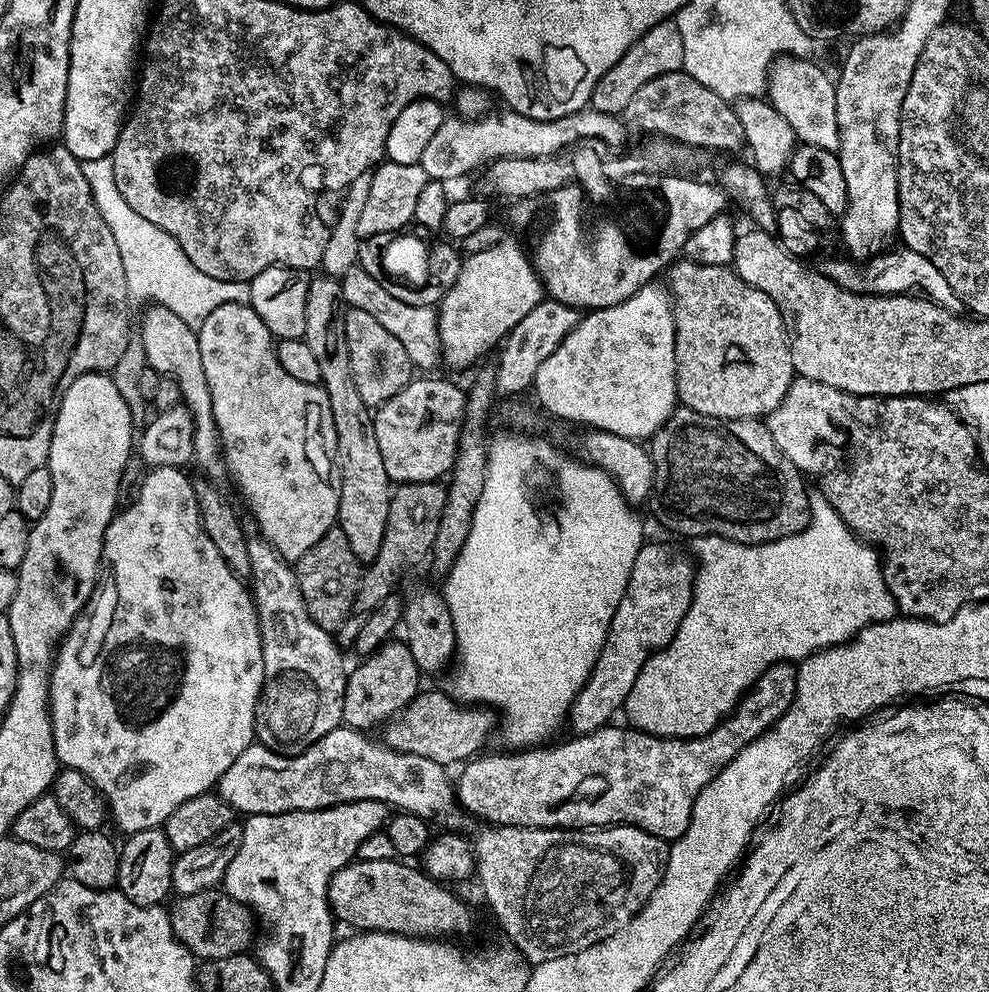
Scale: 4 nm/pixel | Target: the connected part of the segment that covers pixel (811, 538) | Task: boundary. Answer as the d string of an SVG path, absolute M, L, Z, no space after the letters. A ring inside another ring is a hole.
M823 494L813 495L810 503L812 517L809 518L808 525L798 534L790 534L786 538L778 538L774 542L743 544L721 536L699 536L691 541L692 550L696 554L696 556L694 555L696 569L692 582L690 610L686 610L686 618L682 618L674 638L660 651L653 652L650 659L642 666L638 678L634 678L634 686L630 686L630 694L622 709L623 715L628 715L627 723L637 732L648 732L652 736L670 736L678 740L689 740L695 736L710 734L710 730L717 728L727 716L736 711L736 705L770 666L783 660L799 662L811 656L813 652L820 652L823 648L846 644L866 626L893 619L897 615L896 599L894 594L890 594L884 581L881 553L873 545L849 530L846 522L842 522L842 518L836 513L834 506L830 506L830 502Z

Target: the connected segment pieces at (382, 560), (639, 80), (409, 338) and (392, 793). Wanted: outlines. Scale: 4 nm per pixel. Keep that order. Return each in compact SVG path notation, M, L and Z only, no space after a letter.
M431 480L401 484L393 491L390 510L386 514L386 534L382 538L382 546L375 558L361 571L352 612L334 633L335 642L340 649L355 649L356 639L369 614L380 605L382 598L391 596L397 591L396 583L407 574L411 564L418 563L423 556L425 559L431 553L443 504L447 498L445 489L443 483Z
M666 18L646 30L646 34L642 34L642 38L638 38L638 42L634 42L634 46L630 46L630 50L626 50L626 54L622 54L618 62L614 62L614 66L610 66L610 70L606 70L602 78L598 78L598 82L592 87L591 111L620 116L626 106L630 106L630 98L634 98L634 93L641 86L646 86L650 78L658 78L667 72L679 72L683 67L682 34L678 34L675 19Z
M362 267L351 268L340 280L344 303L348 308L366 310L366 314L371 314L406 346L406 354L410 354L410 362L417 369L432 368L437 363L441 363L440 355L440 331L438 330L438 312L435 307L410 306L410 302L402 302L399 298L394 298L394 294L389 294L379 282L374 282L370 274Z
M341 726L296 756L284 756L254 742L230 762L220 779L218 795L237 813L244 812L245 817L377 800L423 820L437 820L441 829L463 829L466 813L456 799L453 781L448 781L449 769L445 765L430 762L430 758L418 758L418 754L402 754L368 736L371 735Z

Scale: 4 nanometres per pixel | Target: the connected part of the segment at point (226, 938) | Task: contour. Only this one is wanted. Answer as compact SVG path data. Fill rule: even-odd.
M219 887L202 890L198 894L176 896L168 908L168 917L177 940L188 947L200 962L230 958L239 952L247 953L251 949L248 947L251 946L252 939L254 944L258 936L258 924L252 909Z

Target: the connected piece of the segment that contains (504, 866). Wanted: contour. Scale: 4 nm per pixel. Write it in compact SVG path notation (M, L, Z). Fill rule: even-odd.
M493 824L480 826L474 835L474 851L476 854L475 875L480 876L480 888L488 899L488 908L496 915L500 928L509 936L511 947L517 948L520 955L528 961L529 965L535 966L542 962L550 962L550 958L562 958L566 954L578 954L578 950L586 950L586 946L594 946L610 934L618 934L630 918L646 906L650 894L654 894L654 886L664 873L664 864L668 860L669 845L660 840L654 834L643 832L640 828L634 828L630 824L618 824L606 828L594 828L591 830L569 830L567 828L519 828L518 826L506 826L505 824Z

